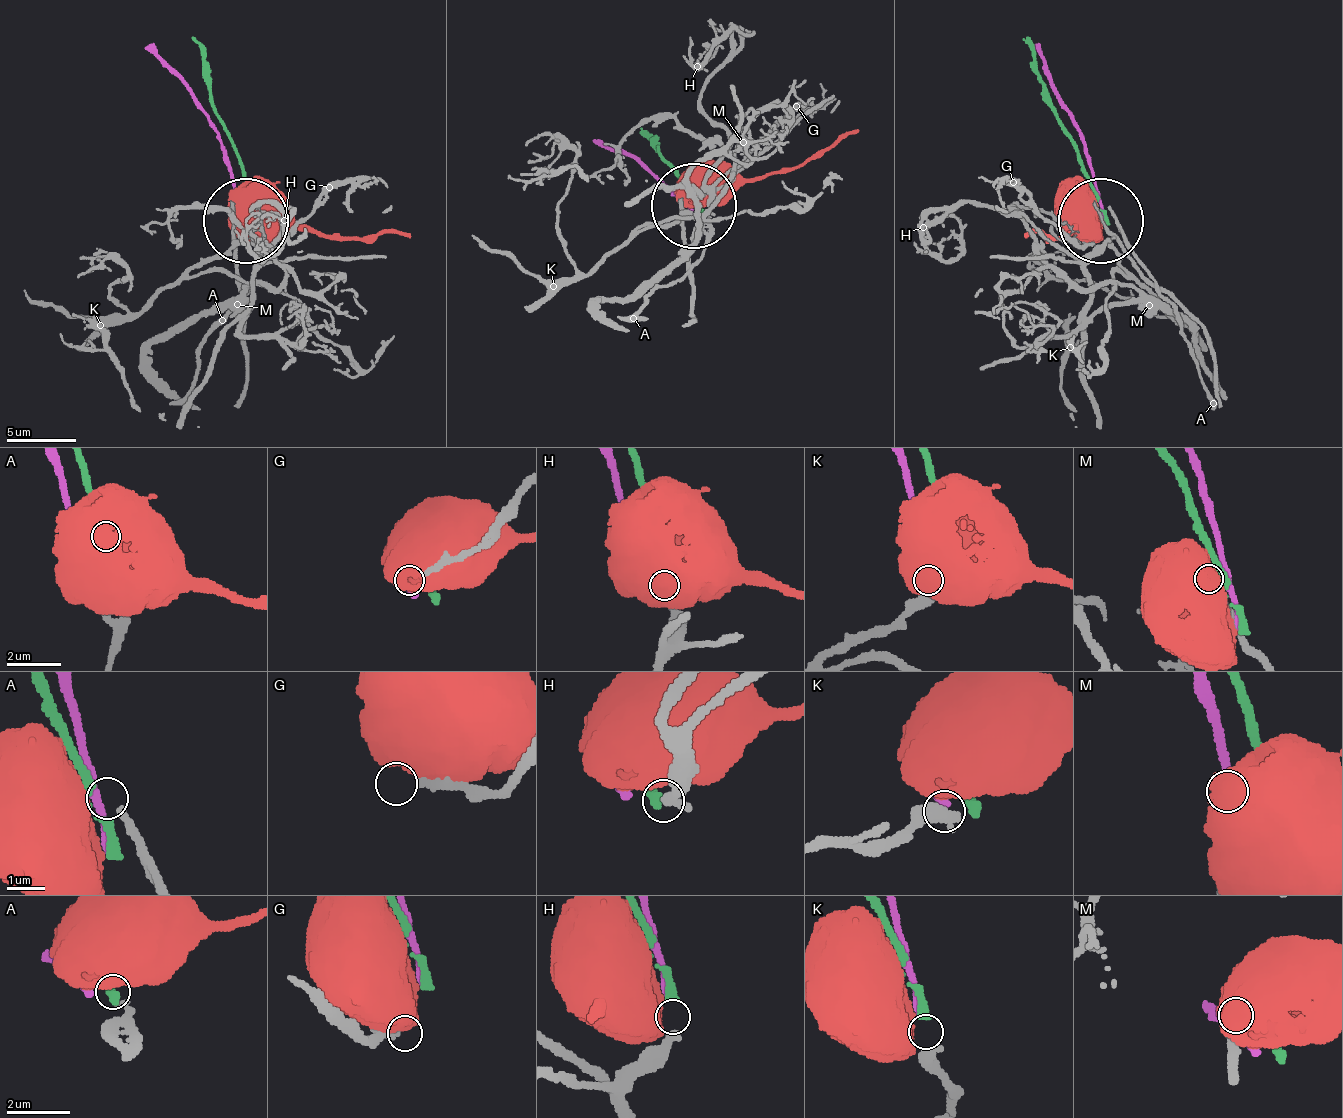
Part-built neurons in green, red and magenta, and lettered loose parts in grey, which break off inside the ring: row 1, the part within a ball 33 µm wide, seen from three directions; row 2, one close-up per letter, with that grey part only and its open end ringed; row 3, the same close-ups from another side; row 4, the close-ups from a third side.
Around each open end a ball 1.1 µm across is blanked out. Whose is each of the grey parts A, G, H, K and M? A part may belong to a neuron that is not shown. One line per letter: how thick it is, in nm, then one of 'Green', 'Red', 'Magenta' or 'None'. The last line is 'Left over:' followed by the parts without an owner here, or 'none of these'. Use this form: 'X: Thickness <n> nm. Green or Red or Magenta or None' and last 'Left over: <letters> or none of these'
A: Thickness 240 nm. None
G: Thickness 220 nm. None
H: Thickness 360 nm. Green
K: Thickness 480 nm. Magenta
M: Thickness 280 nm. None
Left over: A, G, M

